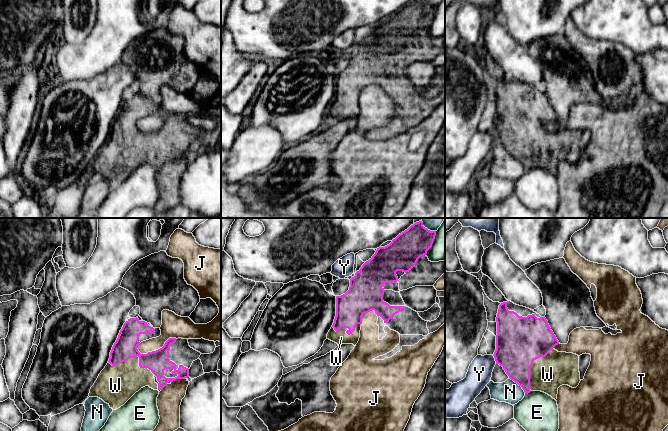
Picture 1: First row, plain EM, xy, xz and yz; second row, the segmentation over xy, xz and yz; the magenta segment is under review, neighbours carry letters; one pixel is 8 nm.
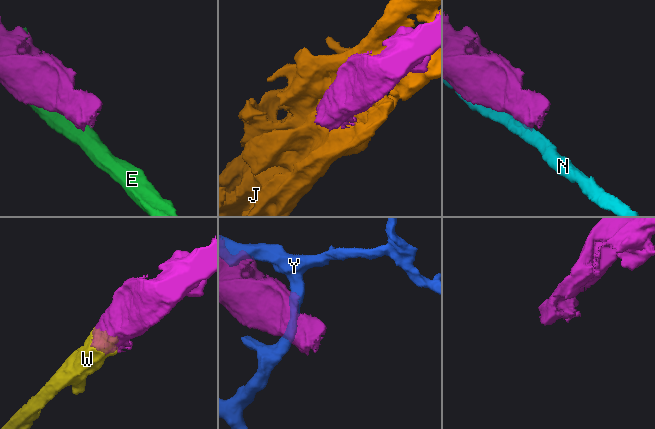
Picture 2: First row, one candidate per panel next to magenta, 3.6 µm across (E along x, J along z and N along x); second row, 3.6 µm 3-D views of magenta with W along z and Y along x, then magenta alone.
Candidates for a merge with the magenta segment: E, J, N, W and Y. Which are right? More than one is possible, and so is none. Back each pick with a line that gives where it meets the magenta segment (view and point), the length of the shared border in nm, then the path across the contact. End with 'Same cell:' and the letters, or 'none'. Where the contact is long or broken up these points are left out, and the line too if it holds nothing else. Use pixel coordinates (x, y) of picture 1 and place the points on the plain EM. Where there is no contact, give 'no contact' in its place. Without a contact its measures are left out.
W: meets magenta in xy at (135, 132); contact 400 nm long
Same cell: W

